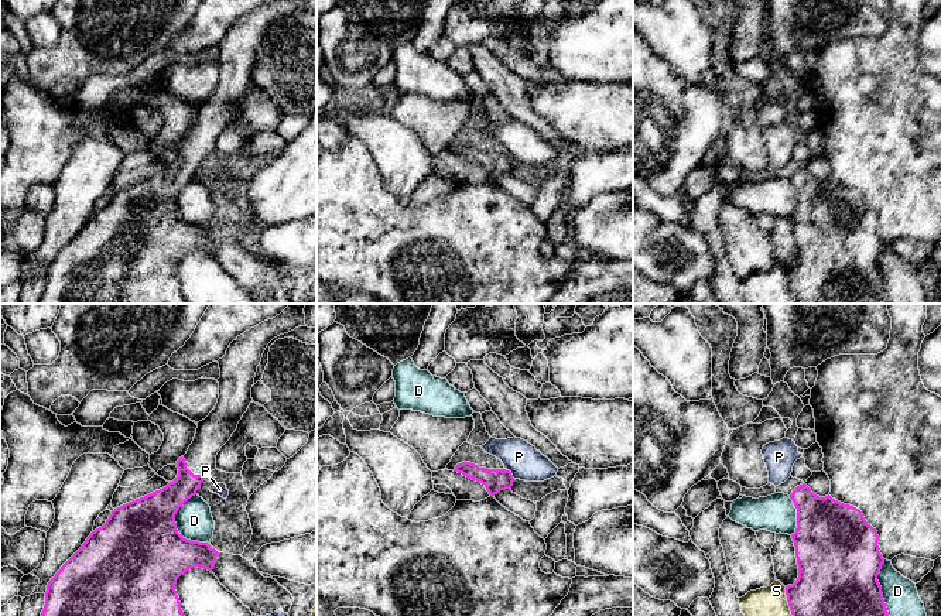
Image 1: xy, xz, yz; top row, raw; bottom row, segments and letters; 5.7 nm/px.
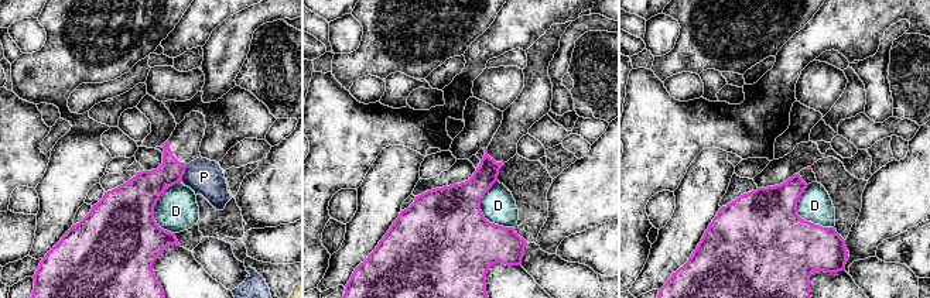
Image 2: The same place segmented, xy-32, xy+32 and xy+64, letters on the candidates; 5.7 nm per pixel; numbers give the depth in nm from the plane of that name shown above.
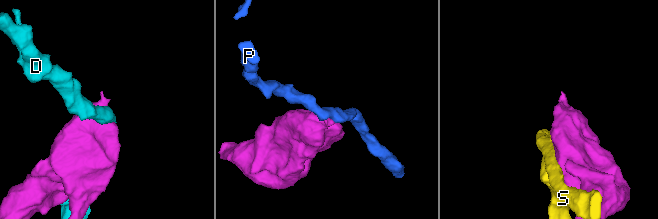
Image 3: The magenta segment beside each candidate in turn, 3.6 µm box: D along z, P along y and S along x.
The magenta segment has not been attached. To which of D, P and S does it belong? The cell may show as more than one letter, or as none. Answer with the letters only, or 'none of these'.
none of these

